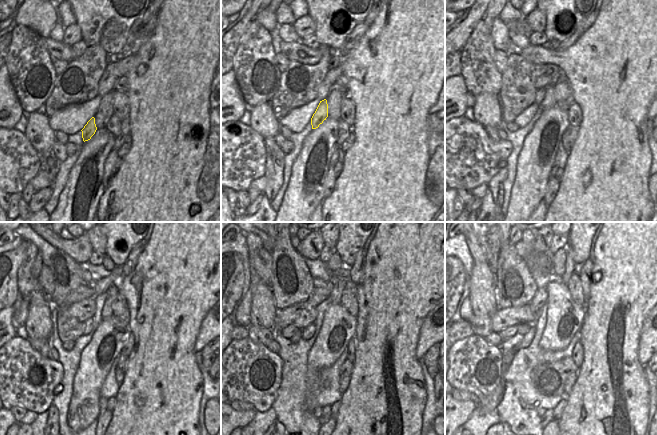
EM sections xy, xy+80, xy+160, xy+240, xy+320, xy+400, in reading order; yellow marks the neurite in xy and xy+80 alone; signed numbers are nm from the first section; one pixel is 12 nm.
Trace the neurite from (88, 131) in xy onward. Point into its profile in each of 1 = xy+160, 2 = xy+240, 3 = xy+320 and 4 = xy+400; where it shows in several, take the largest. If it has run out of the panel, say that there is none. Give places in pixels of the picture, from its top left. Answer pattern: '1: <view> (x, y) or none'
1: xy+160 (548, 102)
2: xy+240 (112, 292)
3: xy+320 (338, 282)
4: xy+400 (570, 264)

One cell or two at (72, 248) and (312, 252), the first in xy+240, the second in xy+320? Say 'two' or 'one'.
one

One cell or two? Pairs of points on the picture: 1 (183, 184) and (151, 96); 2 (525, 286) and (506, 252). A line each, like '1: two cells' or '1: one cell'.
1: one cell
2: one cell

